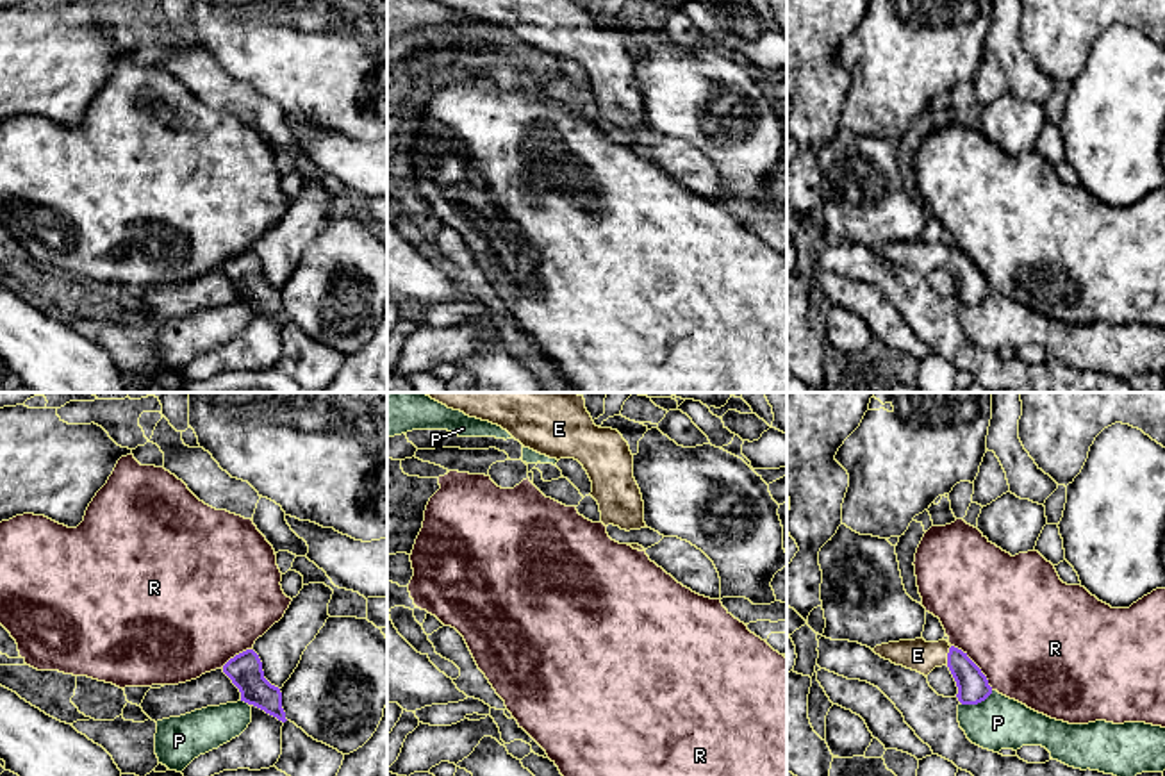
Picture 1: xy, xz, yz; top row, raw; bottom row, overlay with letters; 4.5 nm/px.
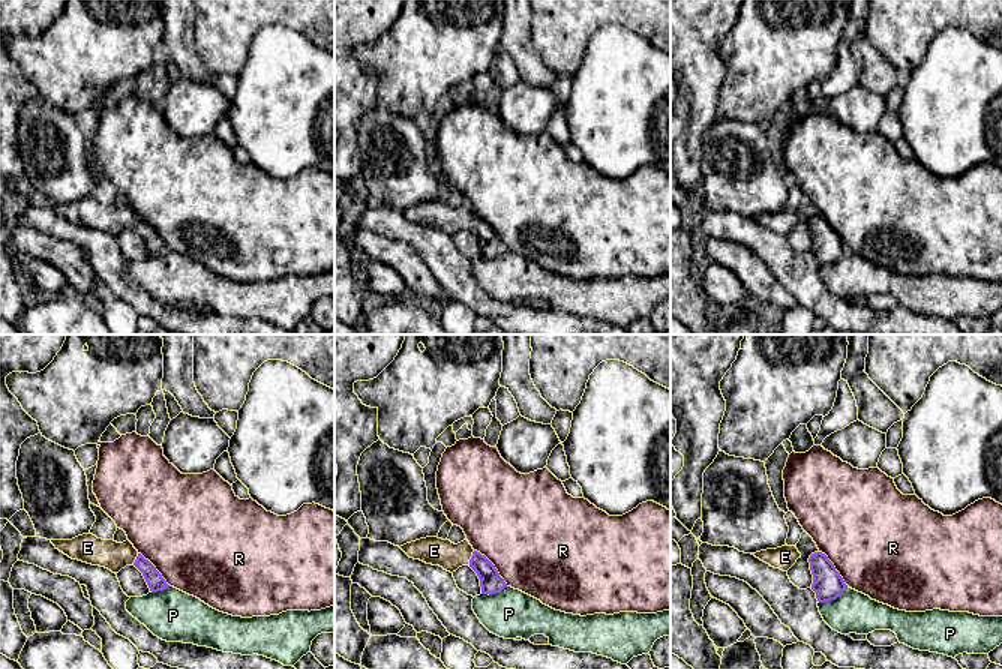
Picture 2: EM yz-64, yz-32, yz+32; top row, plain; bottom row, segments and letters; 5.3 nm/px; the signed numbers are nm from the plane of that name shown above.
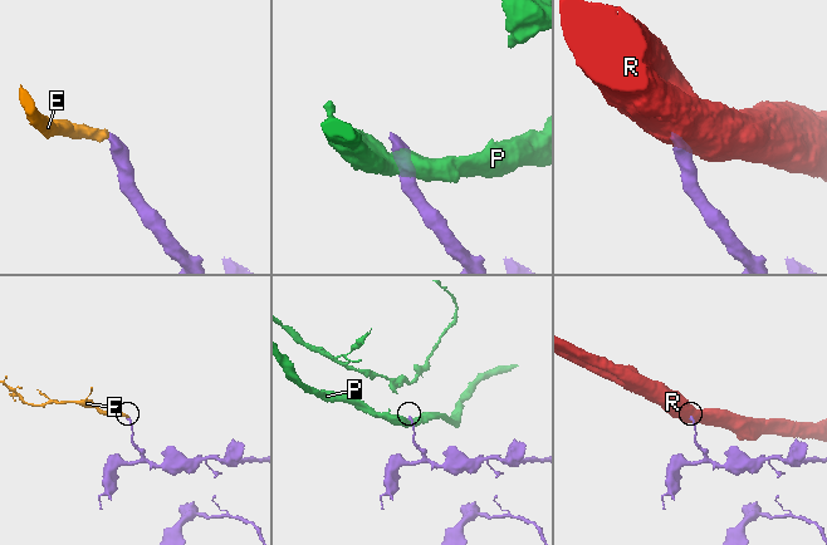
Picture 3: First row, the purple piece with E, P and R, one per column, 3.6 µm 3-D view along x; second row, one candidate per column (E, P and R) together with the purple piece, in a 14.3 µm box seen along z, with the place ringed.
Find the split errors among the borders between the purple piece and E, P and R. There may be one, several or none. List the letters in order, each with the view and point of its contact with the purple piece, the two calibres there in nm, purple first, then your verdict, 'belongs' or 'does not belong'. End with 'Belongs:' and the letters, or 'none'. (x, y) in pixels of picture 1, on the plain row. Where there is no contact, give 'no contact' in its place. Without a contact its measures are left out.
E: yz (948, 255) | 140/140 nm | belongs
P: yz (976, 304) | 140/240 nm | does not belong
R: yz (976, 266) | 140/500 nm | does not belong
Belongs: E

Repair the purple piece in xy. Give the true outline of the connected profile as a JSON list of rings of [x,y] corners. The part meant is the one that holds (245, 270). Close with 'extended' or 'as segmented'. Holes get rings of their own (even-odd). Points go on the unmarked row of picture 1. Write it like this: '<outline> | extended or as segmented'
[[[246,250],[223,266],[223,273],[241,293],[241,301],[253,305],[285,323],[282,293],[264,278],[262,262],[253,250]]] | as segmented

